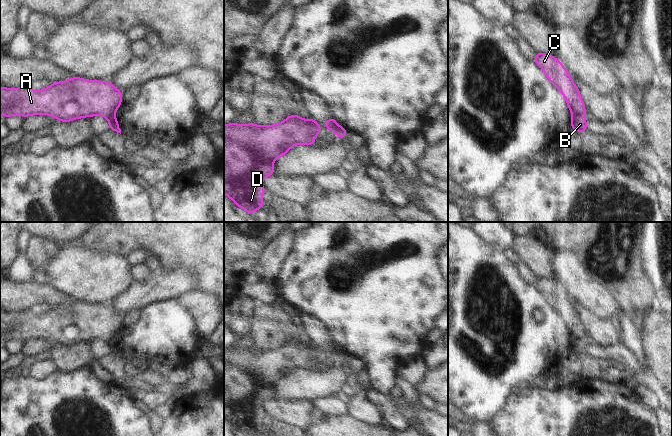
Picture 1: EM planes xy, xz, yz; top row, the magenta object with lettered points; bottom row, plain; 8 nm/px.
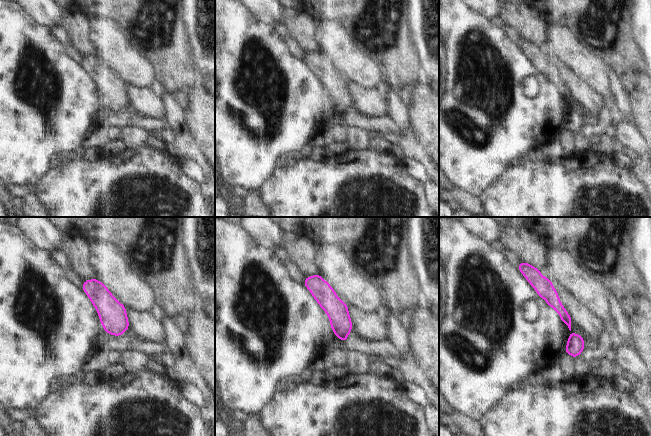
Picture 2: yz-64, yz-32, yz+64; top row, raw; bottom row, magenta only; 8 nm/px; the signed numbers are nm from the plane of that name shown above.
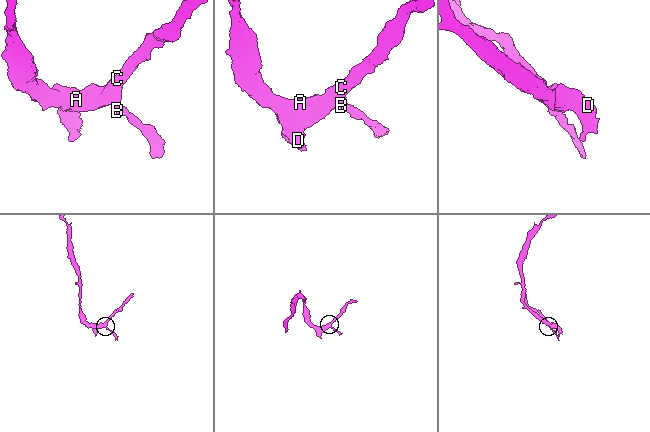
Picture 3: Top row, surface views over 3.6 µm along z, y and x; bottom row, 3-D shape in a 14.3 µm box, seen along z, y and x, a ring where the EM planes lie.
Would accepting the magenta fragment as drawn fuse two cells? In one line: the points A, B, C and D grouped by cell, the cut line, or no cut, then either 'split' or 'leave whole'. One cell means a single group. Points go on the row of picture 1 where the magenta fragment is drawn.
A C D / B | yz (584, 114), (574, 114), (572, 116) | split

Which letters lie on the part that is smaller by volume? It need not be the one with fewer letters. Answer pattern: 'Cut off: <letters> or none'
Cut off: B.

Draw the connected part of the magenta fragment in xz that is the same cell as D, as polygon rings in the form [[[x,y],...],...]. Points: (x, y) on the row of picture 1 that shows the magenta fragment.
[[[297,114],[274,125],[224,125],[224,194],[239,208],[253,215],[257,209],[263,207],[262,197],[266,189],[261,181],[274,174],[273,162],[288,153],[294,145],[313,145],[319,132],[322,130],[314,119],[306,120]]]

